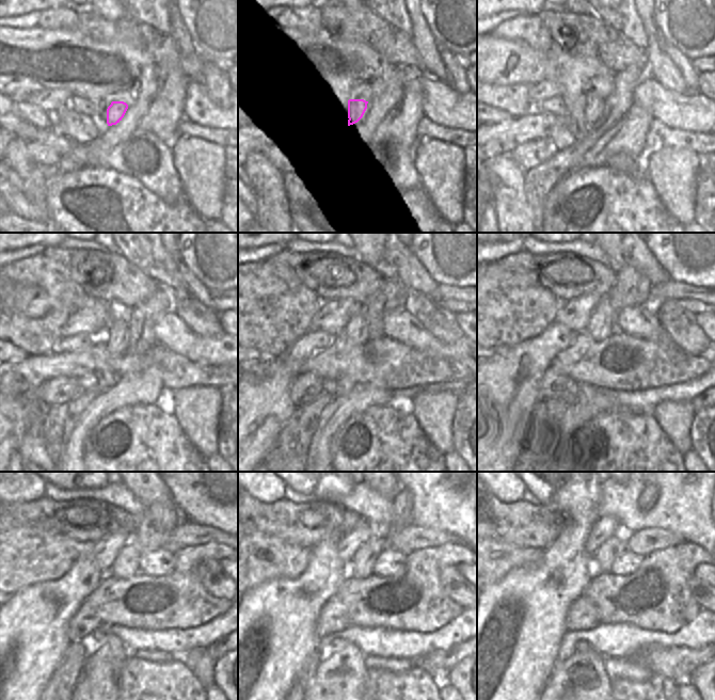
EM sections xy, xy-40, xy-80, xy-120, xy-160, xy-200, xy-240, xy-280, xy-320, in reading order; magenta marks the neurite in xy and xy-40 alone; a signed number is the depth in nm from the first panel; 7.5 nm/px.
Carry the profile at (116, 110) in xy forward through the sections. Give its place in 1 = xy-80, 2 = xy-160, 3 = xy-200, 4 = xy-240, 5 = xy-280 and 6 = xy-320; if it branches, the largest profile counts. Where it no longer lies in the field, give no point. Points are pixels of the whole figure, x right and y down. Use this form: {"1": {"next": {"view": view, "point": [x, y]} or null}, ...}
{"1": {"next": {"view": "xy-80", "point": [593, 109]}}, "2": {"next": {"view": "xy-160", "point": [356, 330]}}, "3": {"next": {"view": "xy-200", "point": [602, 323]}}, "4": {"next": {"view": "xy-240", "point": [126, 563]}}, "5": {"next": {"view": "xy-280", "point": [362, 566]}}, "6": {"next": {"view": "xy-320", "point": [602, 560]}}}

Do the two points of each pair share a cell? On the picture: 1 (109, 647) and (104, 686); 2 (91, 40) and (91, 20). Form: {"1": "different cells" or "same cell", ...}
{"1": "same cell", "2": "same cell"}

